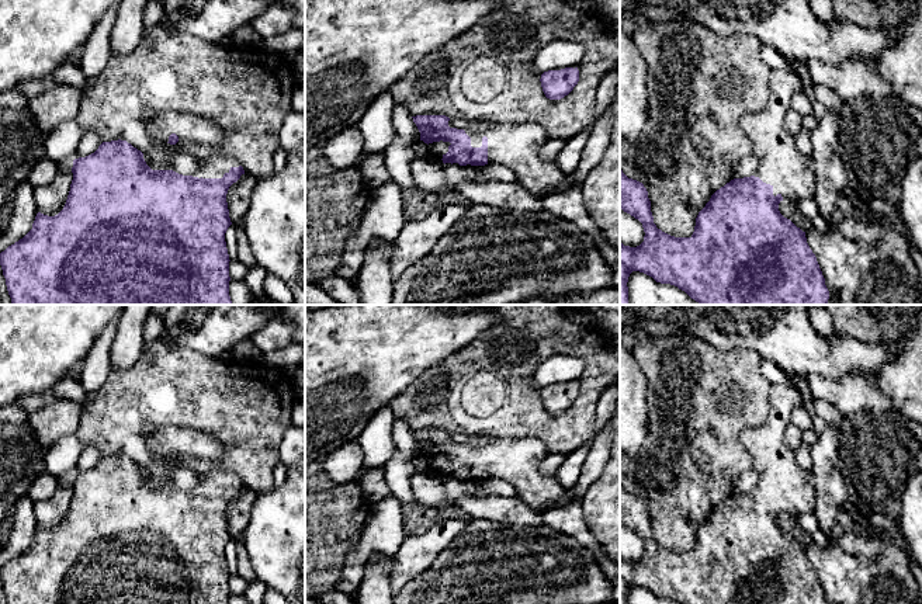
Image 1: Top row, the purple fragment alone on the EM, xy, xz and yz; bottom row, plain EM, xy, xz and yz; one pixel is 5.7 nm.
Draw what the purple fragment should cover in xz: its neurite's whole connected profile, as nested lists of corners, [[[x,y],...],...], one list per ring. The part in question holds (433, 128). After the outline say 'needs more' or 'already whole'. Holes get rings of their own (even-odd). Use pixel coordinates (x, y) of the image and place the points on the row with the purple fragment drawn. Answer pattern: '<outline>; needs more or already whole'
[[[416,115],[412,118],[420,132],[420,140],[429,146],[431,157],[444,164],[499,164],[507,167],[514,173],[516,181],[538,199],[562,191],[561,185],[566,174],[559,170],[555,162],[541,157],[541,147],[550,140],[550,136],[538,122],[505,122],[496,124],[486,131],[469,132],[450,128],[450,118],[446,115]]]; needs more

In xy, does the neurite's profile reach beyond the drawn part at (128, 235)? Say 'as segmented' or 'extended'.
extended

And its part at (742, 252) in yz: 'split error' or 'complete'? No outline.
split error

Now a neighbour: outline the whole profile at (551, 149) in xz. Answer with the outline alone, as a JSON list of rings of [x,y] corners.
[[[550,139],[541,147],[541,159],[555,162],[557,156],[561,153],[562,147],[564,147],[564,140]]]

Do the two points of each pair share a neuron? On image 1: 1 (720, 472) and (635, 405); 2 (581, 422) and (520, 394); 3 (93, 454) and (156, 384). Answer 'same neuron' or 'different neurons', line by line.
1: different neurons
2: same neuron
3: different neurons

